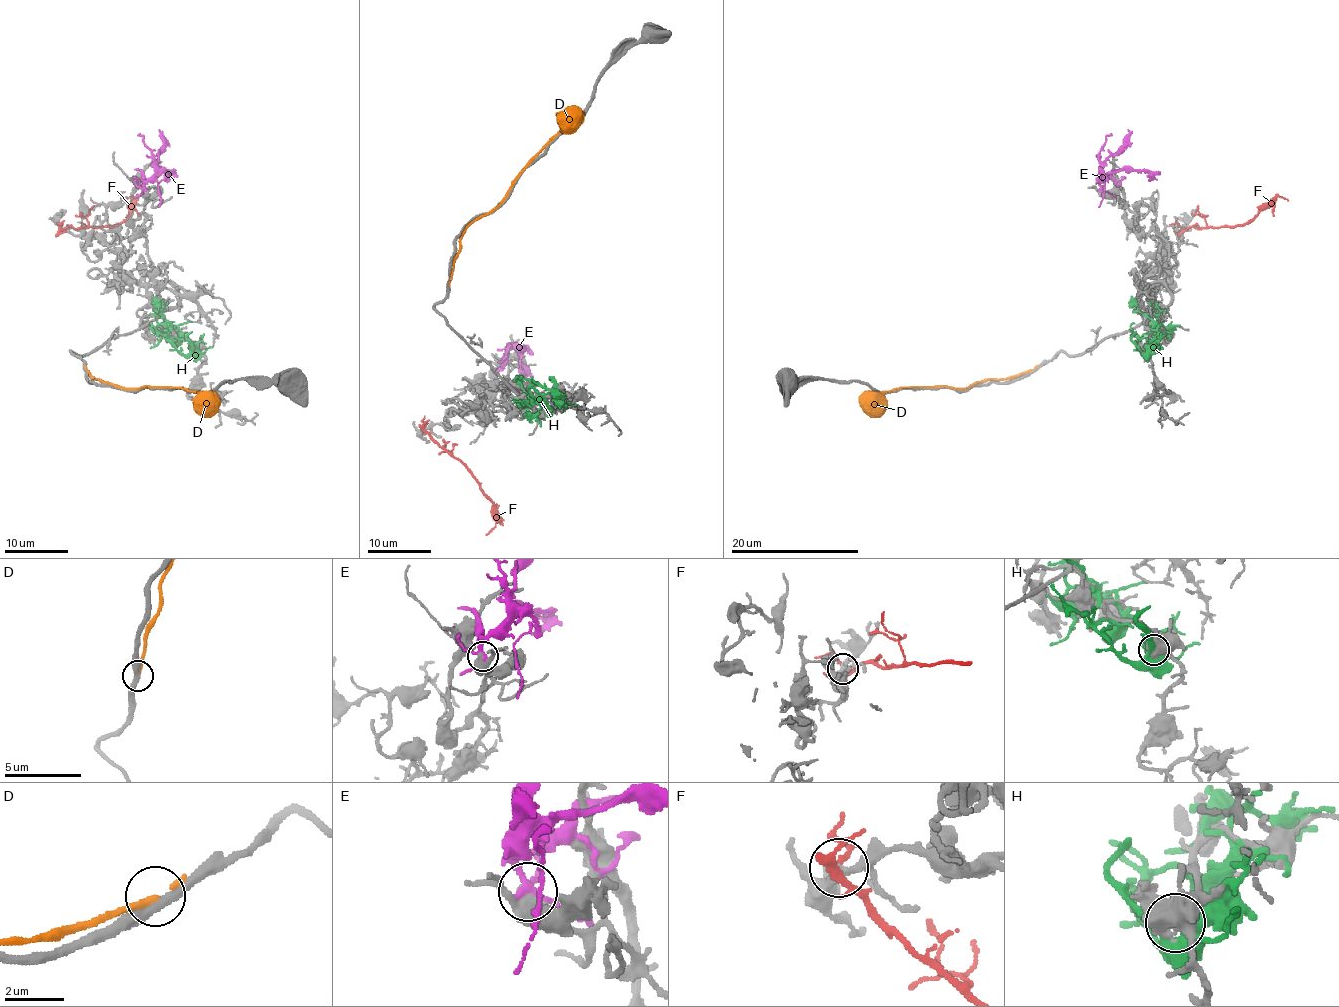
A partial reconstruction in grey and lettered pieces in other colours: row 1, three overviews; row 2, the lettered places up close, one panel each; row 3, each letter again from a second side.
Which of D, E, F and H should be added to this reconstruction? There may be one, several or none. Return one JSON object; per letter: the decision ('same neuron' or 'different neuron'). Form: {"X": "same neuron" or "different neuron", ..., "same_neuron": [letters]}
{"D": "different neuron", "E": "different neuron", "F": "different neuron", "H": "different neuron", "same_neuron": []}

